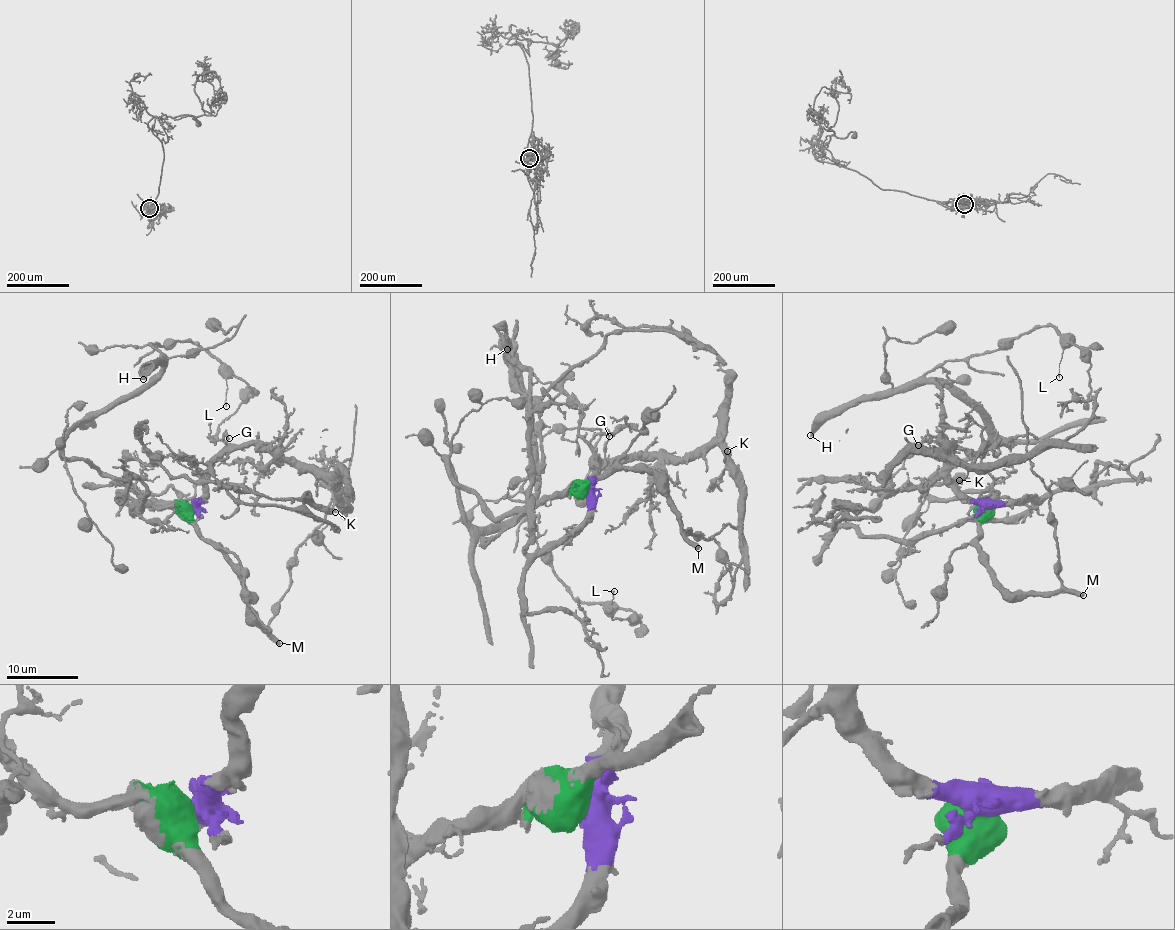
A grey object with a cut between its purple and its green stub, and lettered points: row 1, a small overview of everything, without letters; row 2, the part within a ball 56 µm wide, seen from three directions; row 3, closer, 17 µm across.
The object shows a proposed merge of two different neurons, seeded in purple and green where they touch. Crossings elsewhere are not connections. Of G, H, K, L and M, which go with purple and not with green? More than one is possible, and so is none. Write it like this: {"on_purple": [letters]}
{"on_purple": ["G", "K"]}

